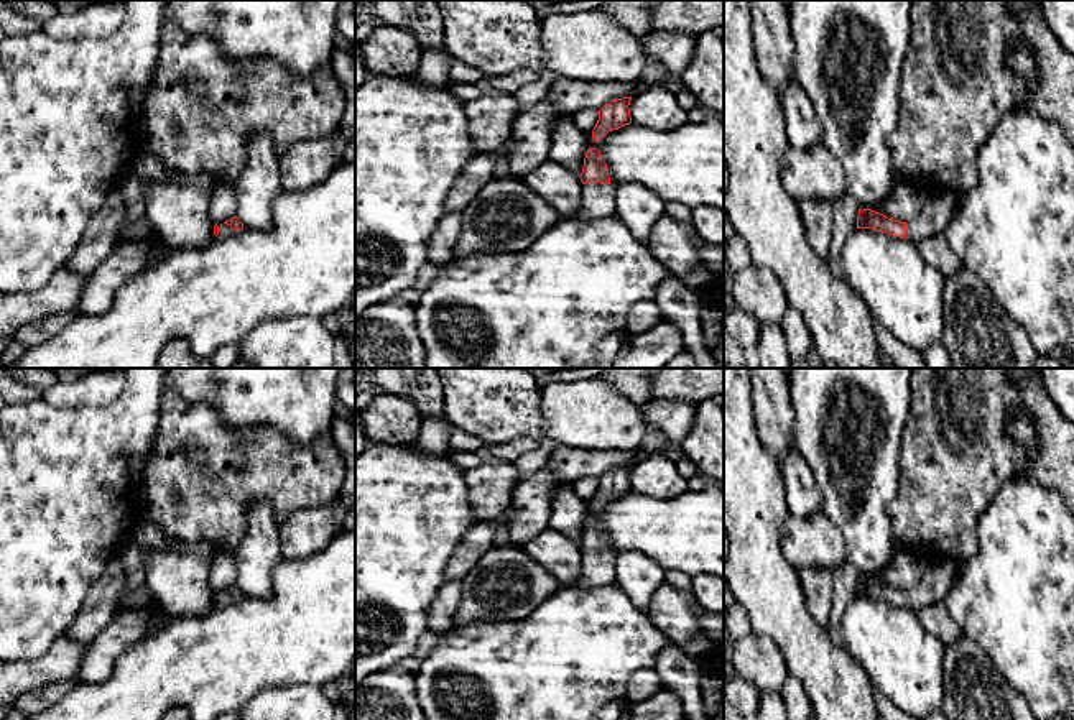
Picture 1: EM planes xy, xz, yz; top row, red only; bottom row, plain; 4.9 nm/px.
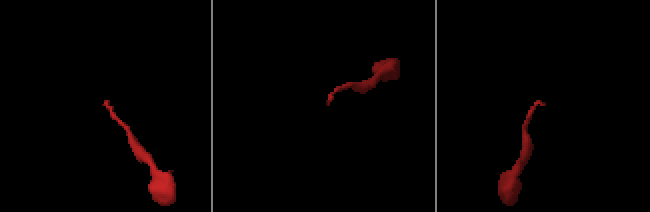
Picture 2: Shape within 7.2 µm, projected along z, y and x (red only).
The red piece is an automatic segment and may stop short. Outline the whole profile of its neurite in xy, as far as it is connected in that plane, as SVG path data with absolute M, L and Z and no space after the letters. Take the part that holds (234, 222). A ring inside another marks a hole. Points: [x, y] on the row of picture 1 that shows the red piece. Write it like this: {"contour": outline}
{"contour": "M232 217L225 222L215 224L214 235L219 238L224 238L224 237L240 232L242 228L243 228L243 224L237 217Z"}

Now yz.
{"contour": "M941 187L929 194L923 212L910 220L900 222L872 209L859 209L857 228L872 228L893 237L921 242L924 238L944 233L947 222L959 204L959 191Z"}

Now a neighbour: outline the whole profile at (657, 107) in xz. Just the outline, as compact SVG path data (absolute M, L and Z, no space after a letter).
M661 84L632 97L628 108L632 123L650 130L676 130L687 123L687 112L678 104L676 94Z

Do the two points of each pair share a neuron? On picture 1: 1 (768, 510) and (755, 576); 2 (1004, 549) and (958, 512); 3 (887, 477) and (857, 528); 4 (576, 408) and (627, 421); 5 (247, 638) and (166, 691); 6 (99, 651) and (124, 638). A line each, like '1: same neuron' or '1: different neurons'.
1: same neuron
2: different neurons
3: same neuron
4: same neuron
5: same neuron
6: same neuron

